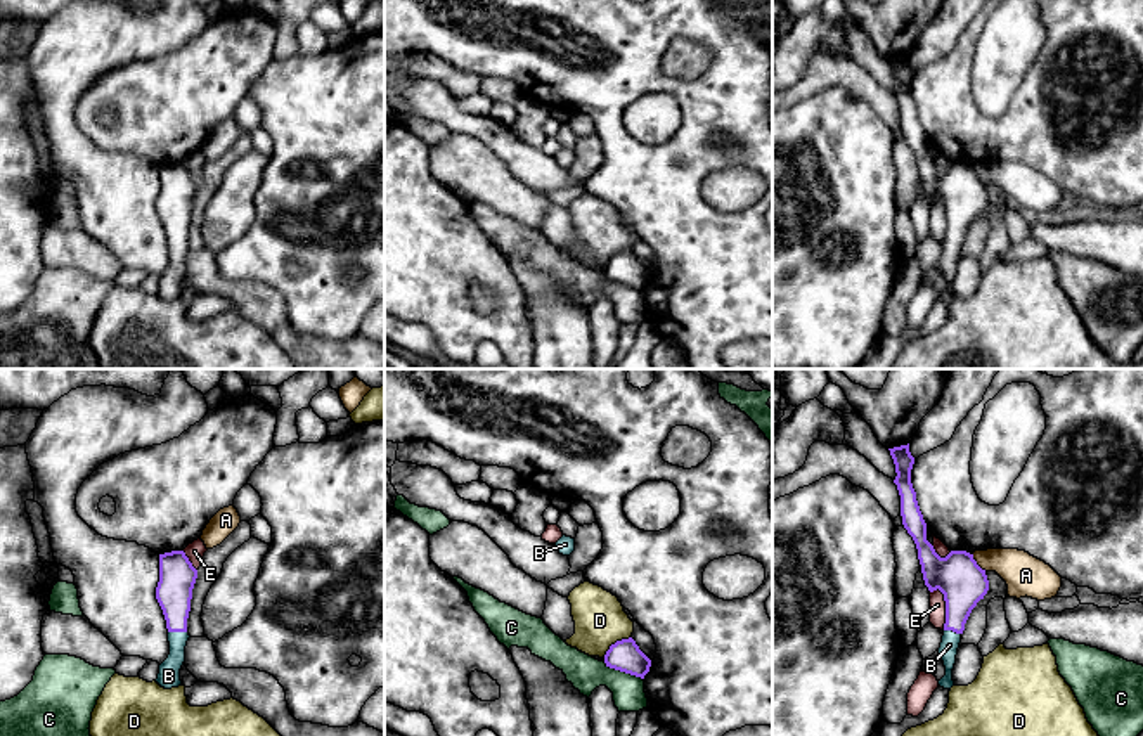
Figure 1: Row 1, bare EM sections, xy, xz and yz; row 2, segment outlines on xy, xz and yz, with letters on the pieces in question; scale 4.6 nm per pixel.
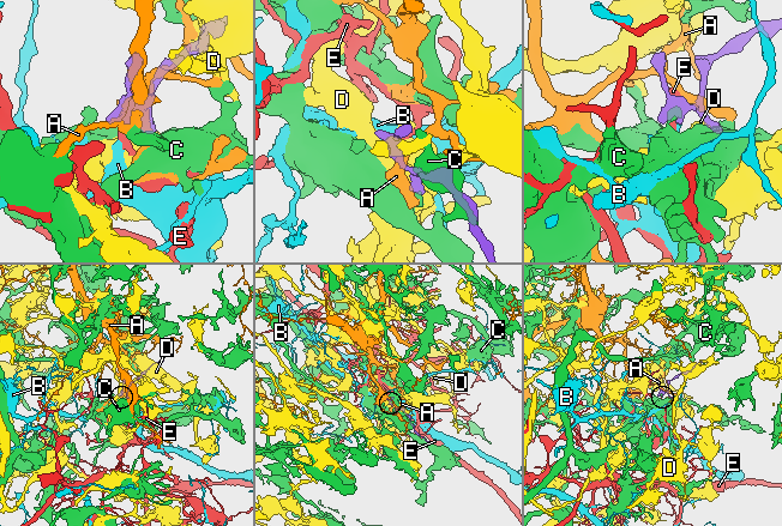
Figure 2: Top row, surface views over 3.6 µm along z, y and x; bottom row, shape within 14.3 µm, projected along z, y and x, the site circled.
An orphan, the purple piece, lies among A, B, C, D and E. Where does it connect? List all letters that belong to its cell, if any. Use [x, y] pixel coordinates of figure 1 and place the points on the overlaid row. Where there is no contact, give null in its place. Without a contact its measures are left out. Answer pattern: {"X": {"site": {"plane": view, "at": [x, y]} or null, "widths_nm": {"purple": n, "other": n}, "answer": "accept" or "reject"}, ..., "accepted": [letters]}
{"A": {"site": {"plane": "yz", "at": [975, 563]}, "widths_nm": {"purple": 220, "other": 190}, "answer": "reject"}, "B": {"site": {"plane": "xy", "at": [177, 631]}, "widths_nm": {"purple": 170, "other": 100}, "answer": "accept"}, "C": {"site": {"plane": "xz", "at": [622, 671]}, "widths_nm": {"purple": 150, "other": 160}, "answer": "reject"}, "D": {"site": {"plane": "xz", "at": [617, 641]}, "widths_nm": {"purple": 150, "other": 240}, "answer": "reject"}, "E": {"site": {"plane": "yz", "at": [946, 608]}, "widths_nm": {"purple": 220, "other": 80}, "answer": "reject"}, "accepted": ["B"]}

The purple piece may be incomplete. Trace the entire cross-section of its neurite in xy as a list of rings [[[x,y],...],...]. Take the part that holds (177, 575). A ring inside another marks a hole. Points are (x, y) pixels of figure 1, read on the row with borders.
[[[184,551],[159,554],[156,599],[166,620],[170,655],[159,665],[156,682],[165,689],[182,686],[180,668],[185,662],[185,646],[190,637],[187,632],[187,618],[196,578],[197,570]]]

